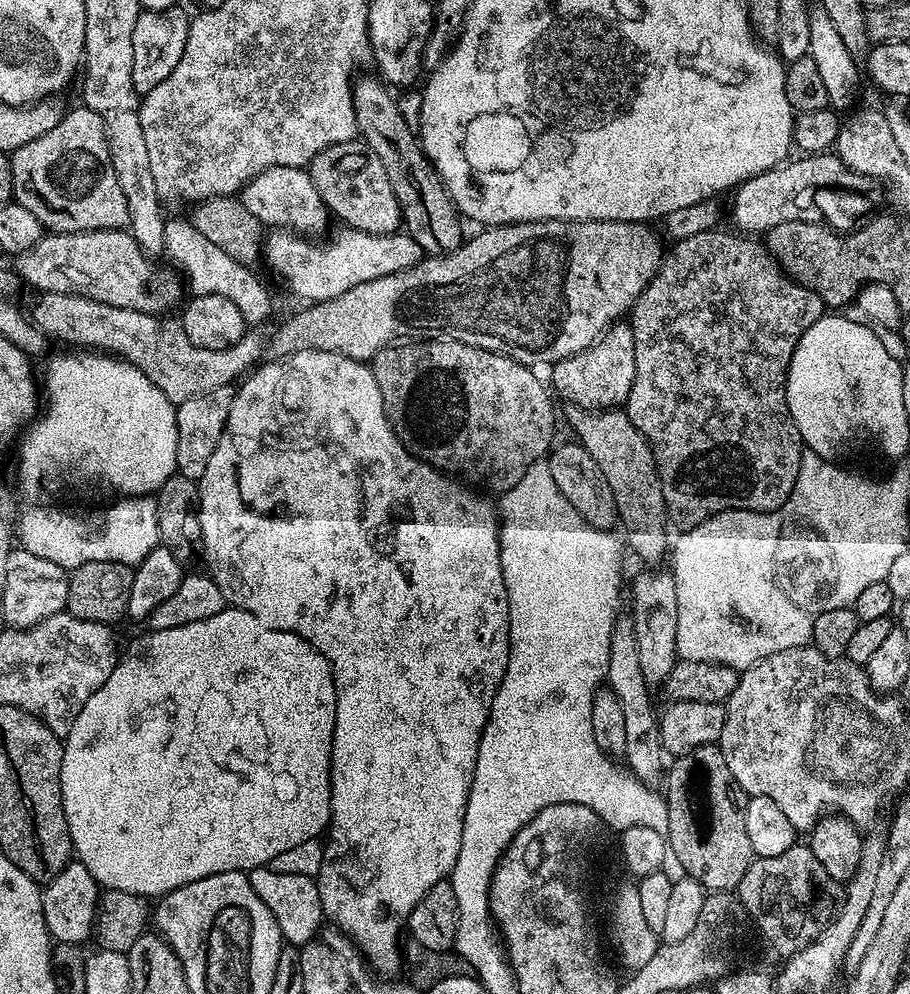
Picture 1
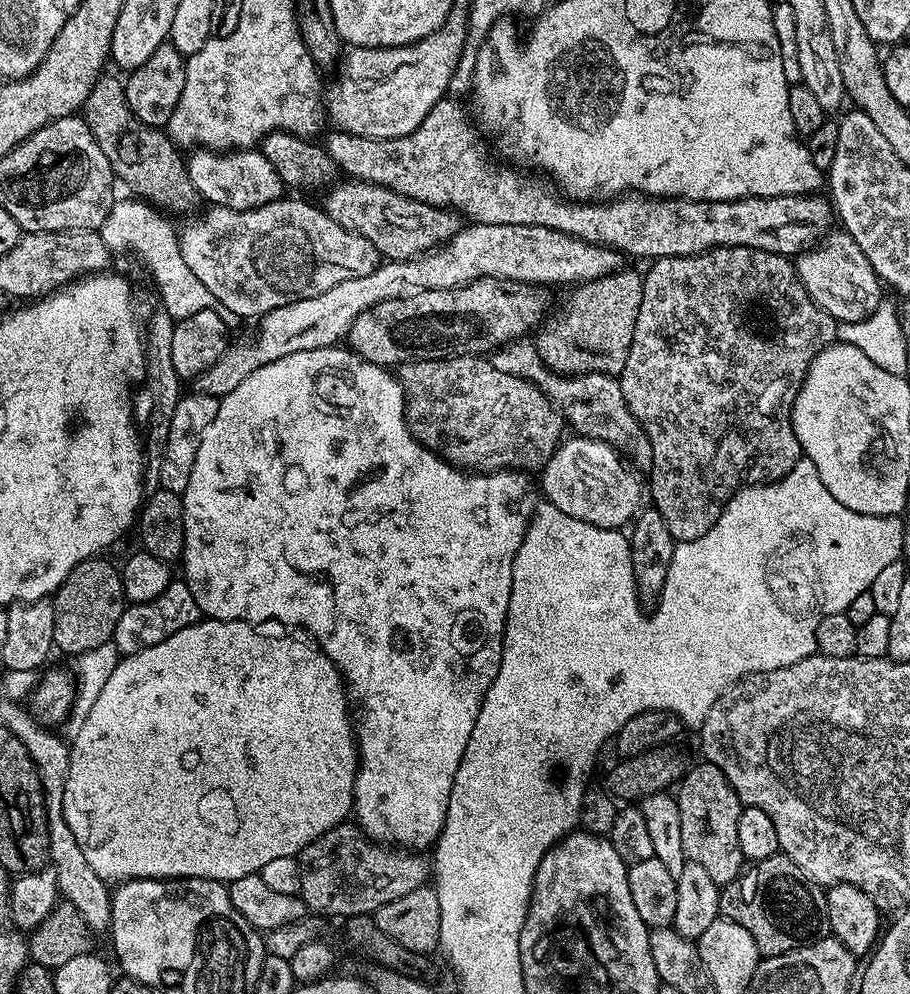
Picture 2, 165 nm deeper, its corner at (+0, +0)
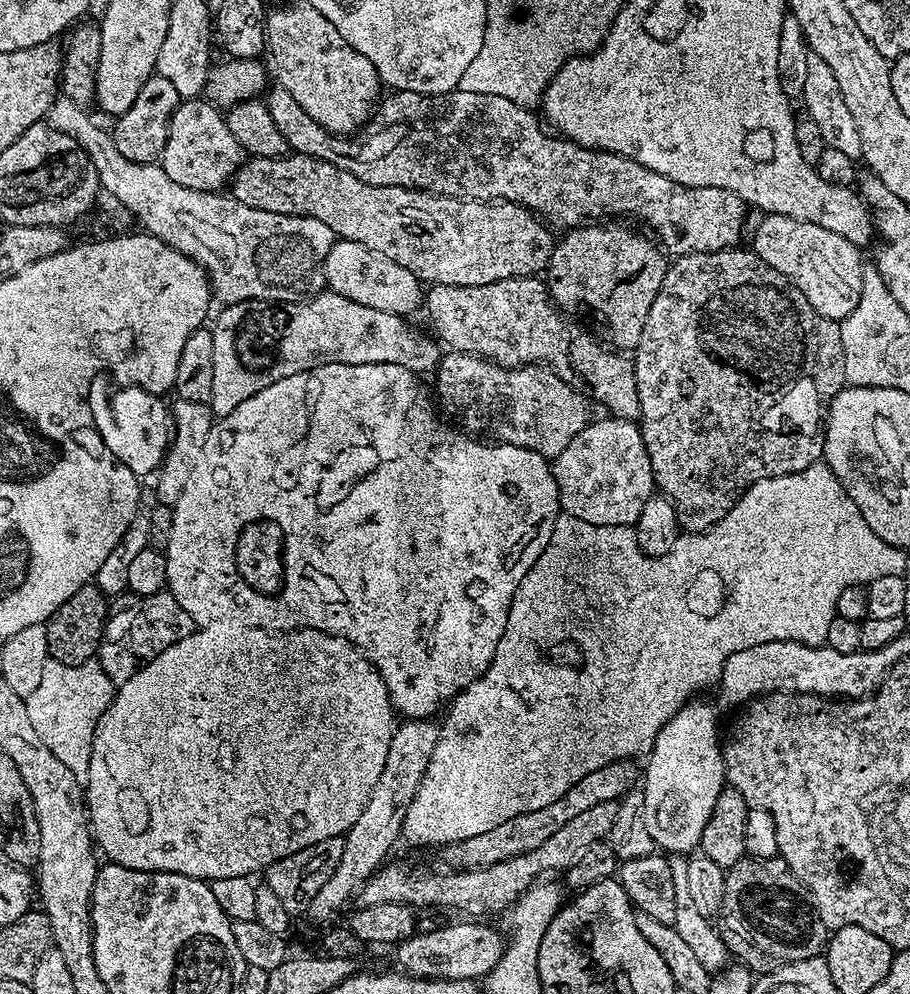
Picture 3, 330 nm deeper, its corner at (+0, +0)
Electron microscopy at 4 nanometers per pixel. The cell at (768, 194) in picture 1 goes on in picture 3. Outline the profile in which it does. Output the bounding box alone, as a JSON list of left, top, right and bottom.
[266,86,746,257]

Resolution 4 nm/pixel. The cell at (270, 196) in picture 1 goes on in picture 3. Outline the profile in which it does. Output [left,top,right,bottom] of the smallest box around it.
[158,98,246,192]

